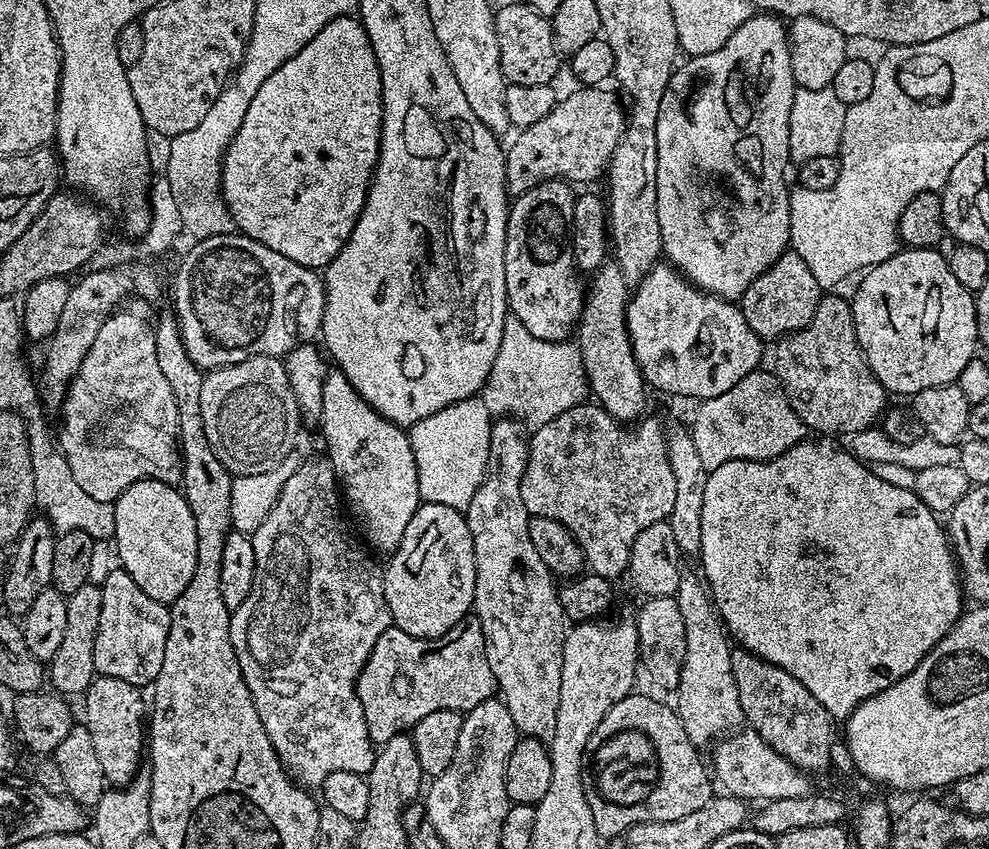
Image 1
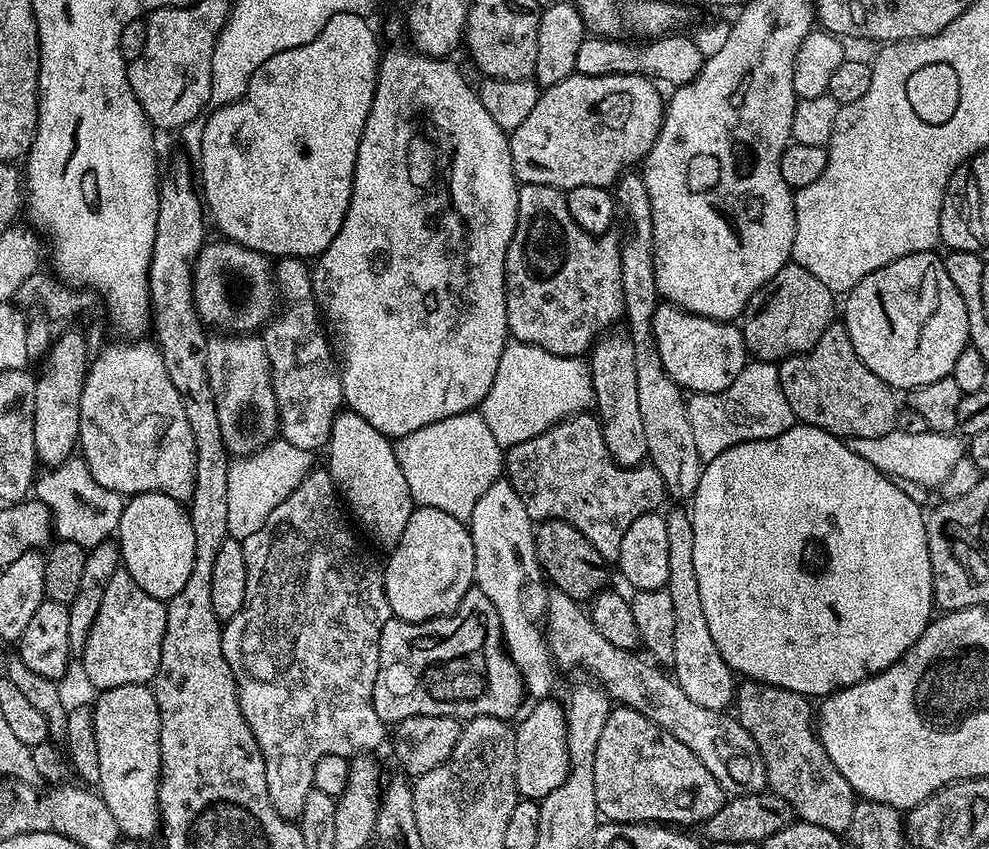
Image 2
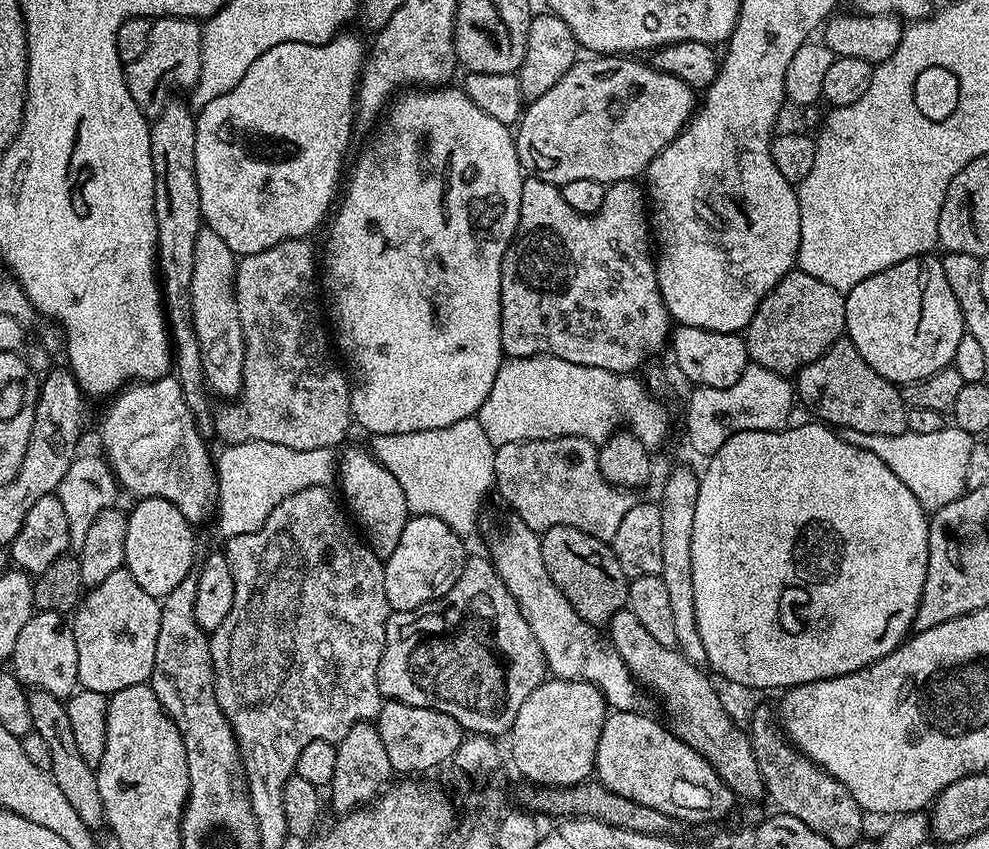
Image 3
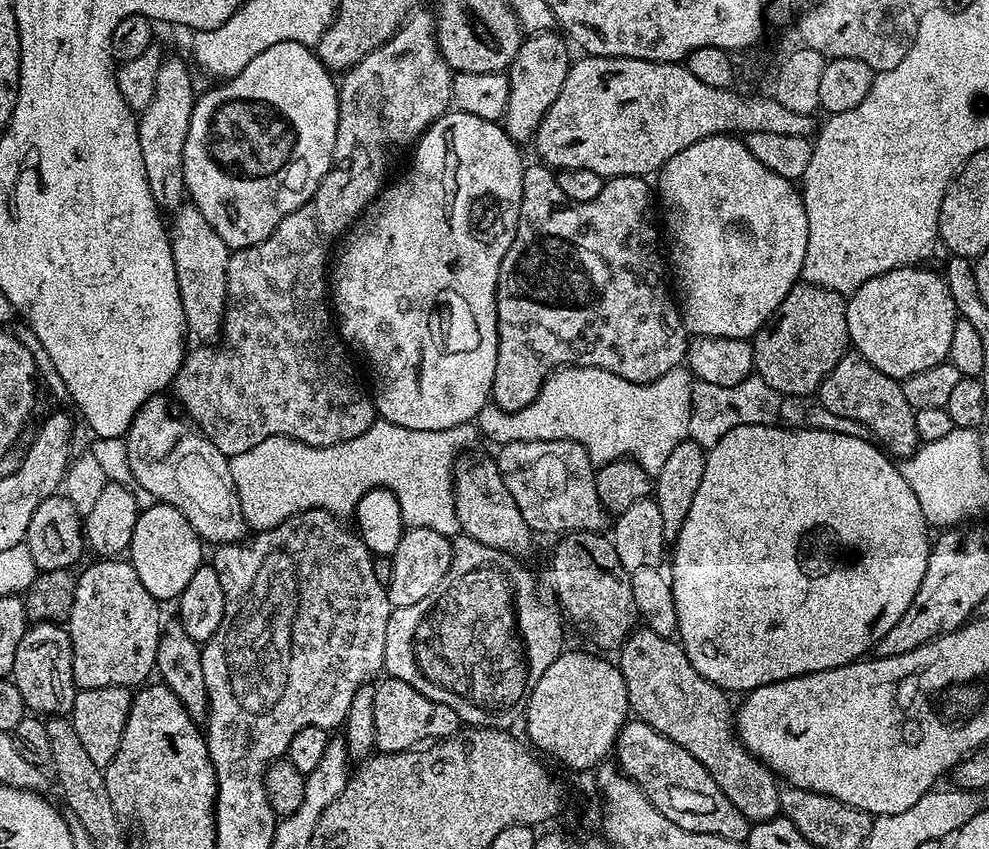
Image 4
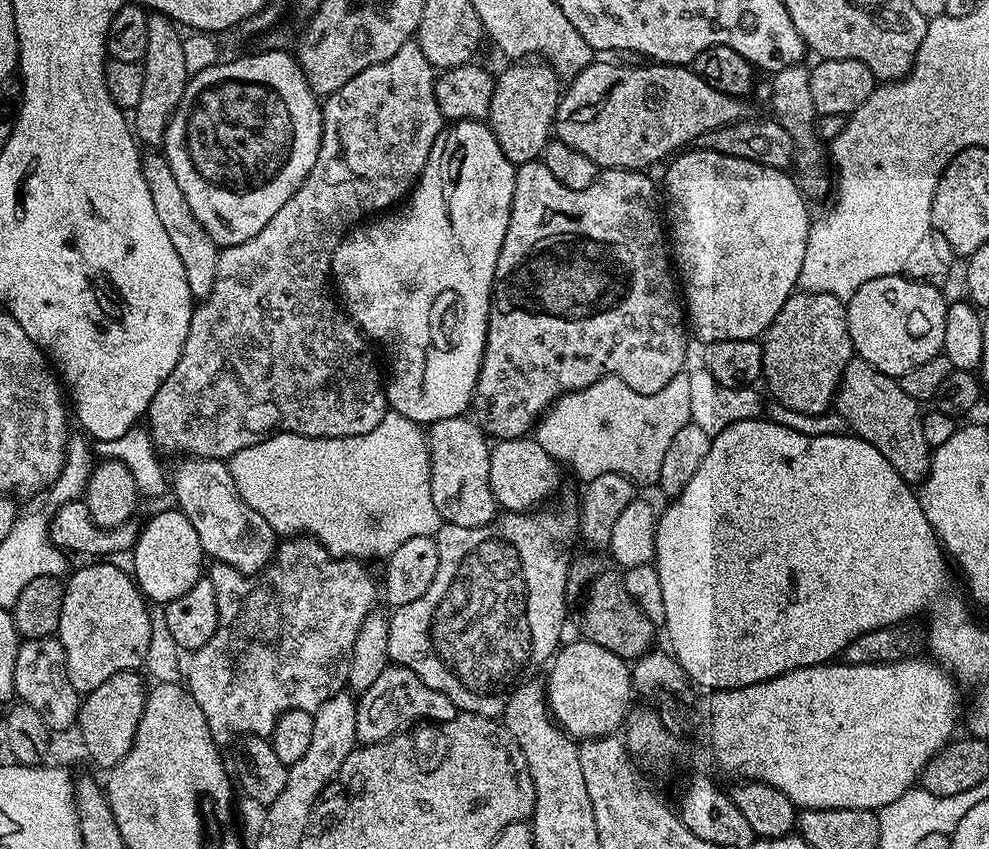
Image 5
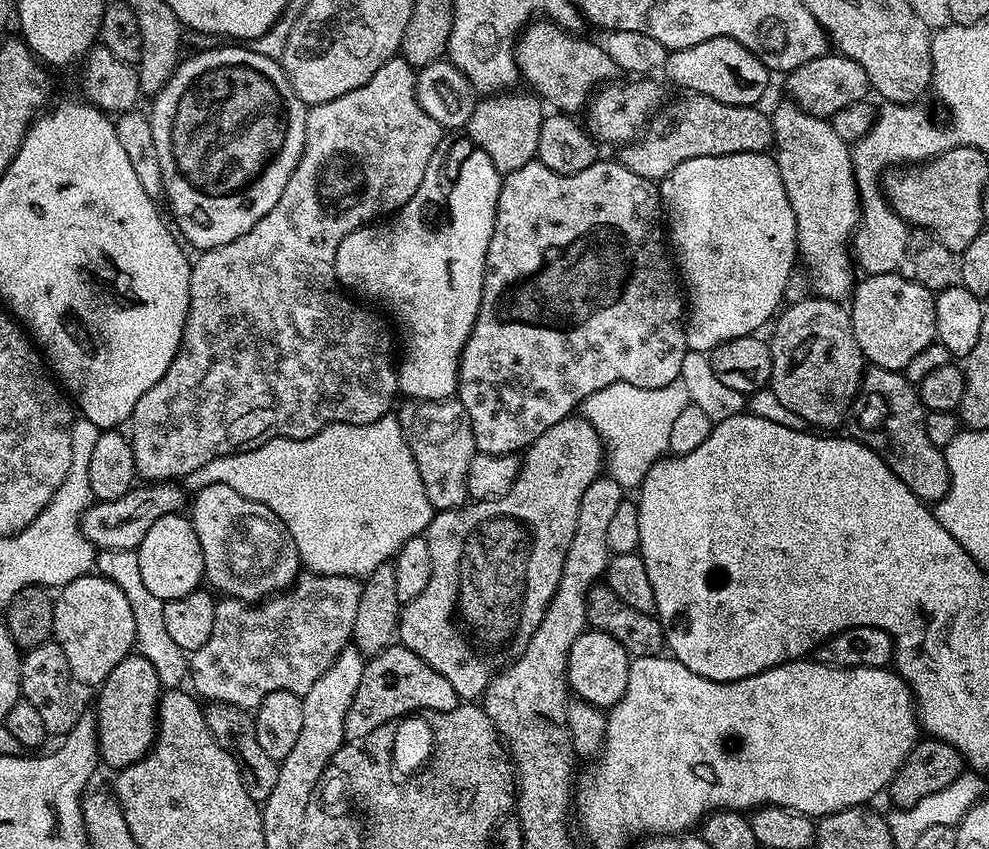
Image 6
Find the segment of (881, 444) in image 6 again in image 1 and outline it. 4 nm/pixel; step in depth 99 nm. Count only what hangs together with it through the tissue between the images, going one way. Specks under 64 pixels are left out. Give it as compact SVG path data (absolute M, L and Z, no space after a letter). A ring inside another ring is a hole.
M836 294L821 295L818 310L814 310L814 318L802 330L785 336L775 345L776 367L774 373L780 381L783 395L788 399L794 413L802 420L805 427L824 438L847 437L854 432L861 432L873 427L886 411L884 403L890 399L889 393L878 382L878 378L870 370L868 359L860 348L858 334L854 330L854 314L851 303Z

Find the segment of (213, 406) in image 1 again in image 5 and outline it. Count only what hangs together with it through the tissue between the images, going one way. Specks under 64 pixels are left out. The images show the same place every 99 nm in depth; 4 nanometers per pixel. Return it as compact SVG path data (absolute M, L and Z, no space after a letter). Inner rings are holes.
M148 153L141 161L143 177L146 186L149 187L150 198L153 199L154 210L157 211L158 222L165 227L165 233L169 235L178 258L182 261L183 270L186 272L186 280L190 285L193 297L203 298L208 296L213 288L214 278L217 274L217 258L220 250L218 245L206 234L201 224L194 218L190 206L186 203L186 196L178 187L178 182L173 177L173 171L161 153Z

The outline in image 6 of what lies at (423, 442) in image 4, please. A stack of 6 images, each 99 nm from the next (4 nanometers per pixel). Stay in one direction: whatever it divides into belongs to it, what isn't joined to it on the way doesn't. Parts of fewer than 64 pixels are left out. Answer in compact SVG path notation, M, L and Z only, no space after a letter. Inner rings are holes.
M392 414L378 418L369 424L331 424L318 434L301 440L277 436L276 439L259 444L256 448L231 452L222 458L214 458L214 462L206 462L206 466L183 477L182 484L192 494L199 492L201 488L215 484L230 486L230 490L238 490L238 494L242 498L250 498L254 502L274 510L274 514L278 514L278 518L282 518L286 530L290 530L294 542L298 546L301 565L307 571L317 572L323 576L354 576L357 578L369 576L374 570L378 570L378 566L389 563L395 557L396 551L410 538L427 533L428 524L434 515L430 498L426 498L426 486L422 486L422 474L418 474L418 466L414 462L414 454L410 454L410 446L402 434L399 419Z

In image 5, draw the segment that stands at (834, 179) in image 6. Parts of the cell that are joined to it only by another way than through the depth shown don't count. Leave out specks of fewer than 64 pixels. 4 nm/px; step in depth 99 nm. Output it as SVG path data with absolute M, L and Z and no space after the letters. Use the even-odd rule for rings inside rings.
M803 63L791 64L786 70L775 73L772 80L772 112L777 124L781 124L794 138L796 143L795 171L800 171L799 179L802 188L809 197L820 196L829 191L830 180L824 177L824 164L826 168L826 152L814 131L814 121L818 115L814 106L814 98L810 98L810 71ZM804 179L804 180L803 180ZM812 195L812 196L811 196Z

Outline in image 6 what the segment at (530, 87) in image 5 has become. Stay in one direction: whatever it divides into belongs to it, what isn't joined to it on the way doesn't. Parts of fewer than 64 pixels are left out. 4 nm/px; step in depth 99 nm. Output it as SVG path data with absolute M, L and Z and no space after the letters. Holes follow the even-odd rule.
M505 90L477 99L466 129L467 139L476 147L486 150L490 162L494 162L501 174L522 170L522 166L537 159L538 134L542 134L546 108L539 95L528 90L520 91Z

